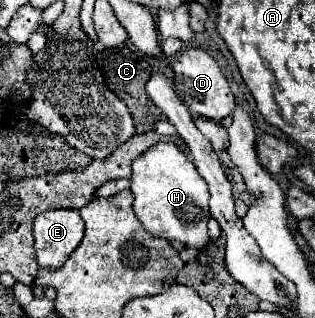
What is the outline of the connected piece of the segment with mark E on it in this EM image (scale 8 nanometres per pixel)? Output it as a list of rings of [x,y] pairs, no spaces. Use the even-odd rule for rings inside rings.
[[[49,210],[33,220],[39,266],[59,268],[81,244],[85,224],[77,210]]]

